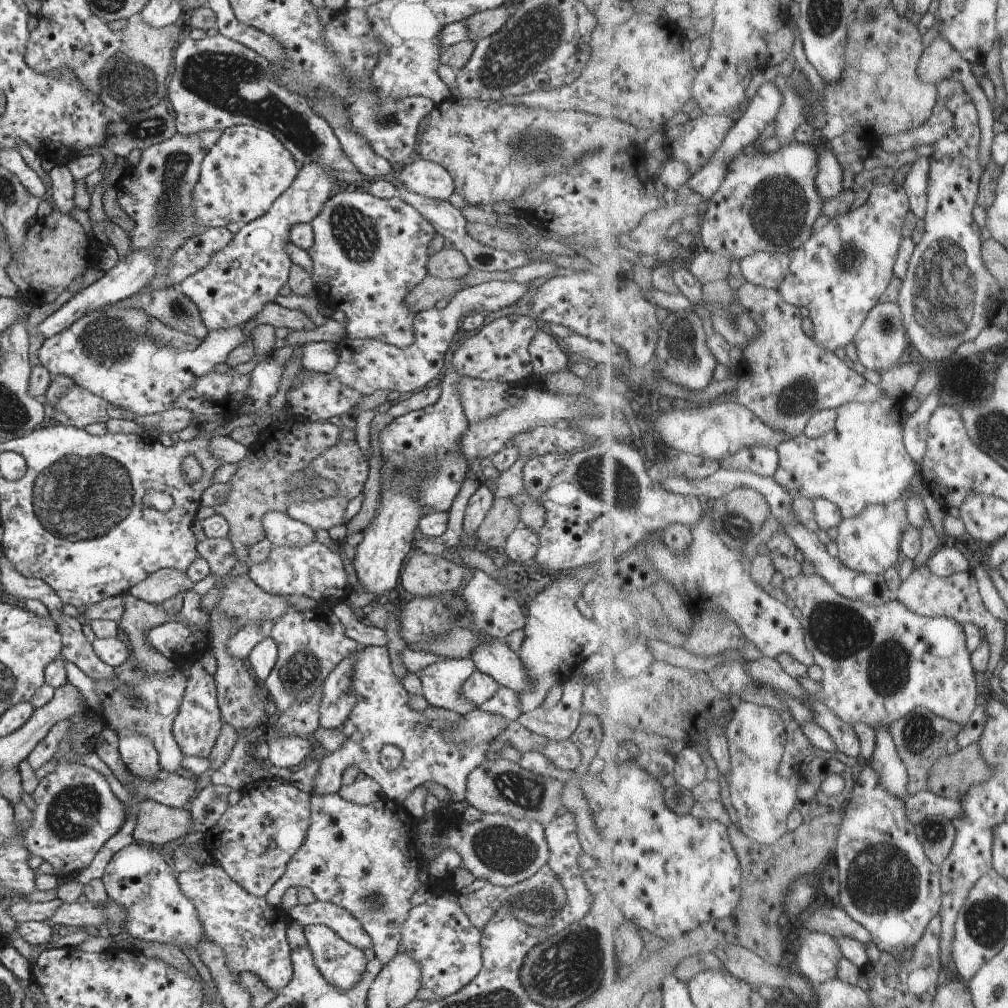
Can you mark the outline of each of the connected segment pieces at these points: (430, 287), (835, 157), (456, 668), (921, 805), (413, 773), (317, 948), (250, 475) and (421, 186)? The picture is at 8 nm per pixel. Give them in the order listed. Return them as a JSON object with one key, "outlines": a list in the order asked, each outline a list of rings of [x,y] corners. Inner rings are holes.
{"outlines":[[[[427,276],[417,287],[413,288],[413,291],[405,298],[405,301],[412,313],[427,311],[433,309],[439,300],[446,298],[449,301],[452,297],[455,297],[462,289],[465,289],[470,282],[472,282],[470,278],[439,279]]],[[[825,153],[821,157],[822,172],[818,177],[818,184],[822,194],[827,199],[838,198],[844,191],[846,168],[842,164],[840,154]]],[[[470,657],[436,661],[418,671],[429,704],[441,706],[462,716],[476,708],[461,694],[464,680],[476,670]]],[[[930,790],[912,794],[907,800],[907,805],[910,820],[920,827],[936,815],[955,819],[964,810],[960,800],[949,799]]],[[[361,647],[351,664],[351,687],[357,699],[349,717],[340,727],[343,738],[340,747],[324,757],[314,775],[312,795],[333,795],[342,786],[343,772],[350,766],[375,780],[391,804],[402,804],[409,793],[424,782],[437,782],[445,786],[456,805],[464,804],[469,774],[485,760],[490,743],[473,747],[460,747],[446,742],[443,732],[457,725],[448,720],[430,720],[423,711],[410,708],[410,696],[398,681],[390,665],[386,647]],[[386,745],[396,745],[403,752],[403,761],[398,769],[386,769],[380,764],[380,751]]],[[[306,925],[303,931],[315,965],[326,982],[348,990],[361,979],[368,964],[363,950],[342,940],[326,925]]],[[[299,416],[288,419],[283,424],[268,424],[261,430],[257,441],[247,447],[244,458],[237,463],[236,472],[230,477],[226,500],[220,506],[213,506],[216,515],[222,515],[229,524],[228,539],[233,544],[233,549],[238,562],[241,564],[249,559],[249,547],[267,538],[262,519],[266,513],[272,511],[287,512],[287,508],[293,501],[316,501],[317,499],[329,499],[334,496],[336,490],[335,481],[329,481],[322,477],[306,478],[302,470],[310,466],[310,462],[317,463],[321,460],[321,454],[334,446],[341,438],[343,427],[337,420],[326,422],[306,421]],[[298,483],[306,484],[302,490]]],[[[419,157],[410,164],[405,164],[399,173],[394,173],[395,180],[410,192],[448,201],[455,192],[455,184],[450,173],[439,164]]]]}

